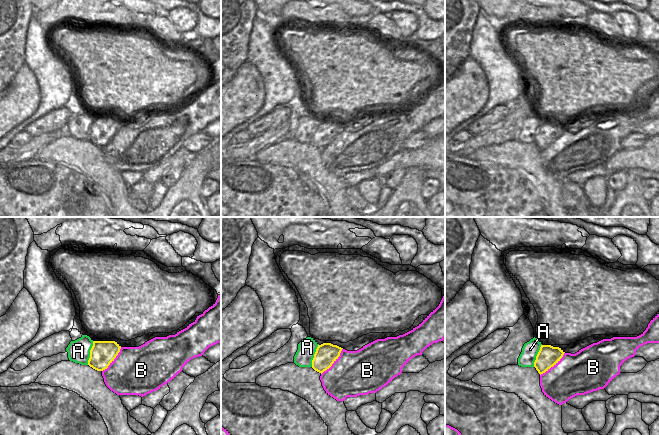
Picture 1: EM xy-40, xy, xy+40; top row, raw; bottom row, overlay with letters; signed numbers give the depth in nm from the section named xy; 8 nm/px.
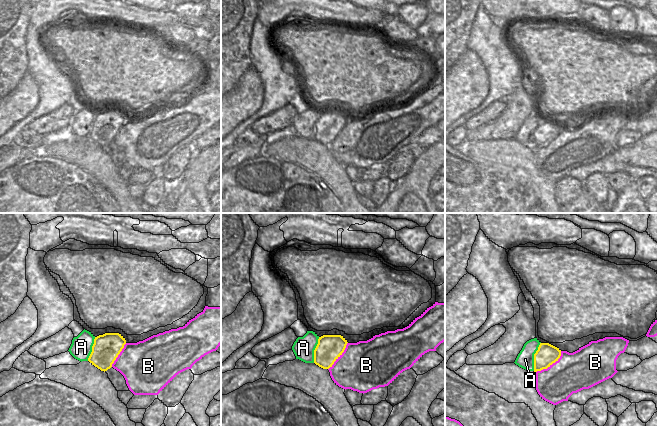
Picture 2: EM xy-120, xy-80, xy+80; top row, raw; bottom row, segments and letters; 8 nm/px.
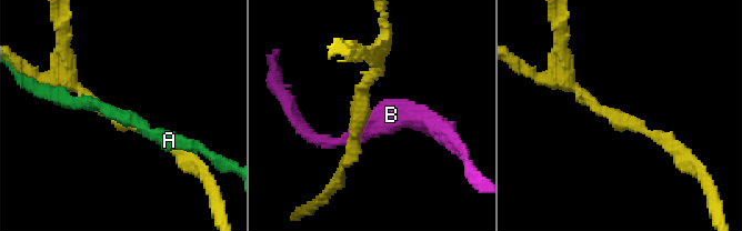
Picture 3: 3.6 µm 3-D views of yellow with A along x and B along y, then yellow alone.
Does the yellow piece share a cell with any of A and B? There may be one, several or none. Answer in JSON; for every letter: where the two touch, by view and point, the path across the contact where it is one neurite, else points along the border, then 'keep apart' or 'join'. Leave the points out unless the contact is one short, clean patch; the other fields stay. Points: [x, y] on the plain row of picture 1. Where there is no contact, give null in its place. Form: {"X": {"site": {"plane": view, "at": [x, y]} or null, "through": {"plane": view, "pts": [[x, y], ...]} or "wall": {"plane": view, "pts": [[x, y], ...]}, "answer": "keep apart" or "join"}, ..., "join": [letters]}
{"A": {"site": {"plane": "xy-40", "at": [90, 129]}, "answer": "keep apart"}, "B": {"site": {"plane": "xy+40", "at": [553, 141]}, "answer": "keep apart"}, "join": []}

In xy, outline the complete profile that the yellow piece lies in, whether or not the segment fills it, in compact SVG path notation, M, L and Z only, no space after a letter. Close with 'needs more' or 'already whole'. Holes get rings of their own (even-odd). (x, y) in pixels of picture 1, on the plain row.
M331 119L318 121L312 136L312 144L322 150L338 135L342 125L343 124Z; already whole

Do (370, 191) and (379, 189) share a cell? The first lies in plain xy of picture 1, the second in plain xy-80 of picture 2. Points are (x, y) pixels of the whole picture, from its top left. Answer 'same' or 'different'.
different

